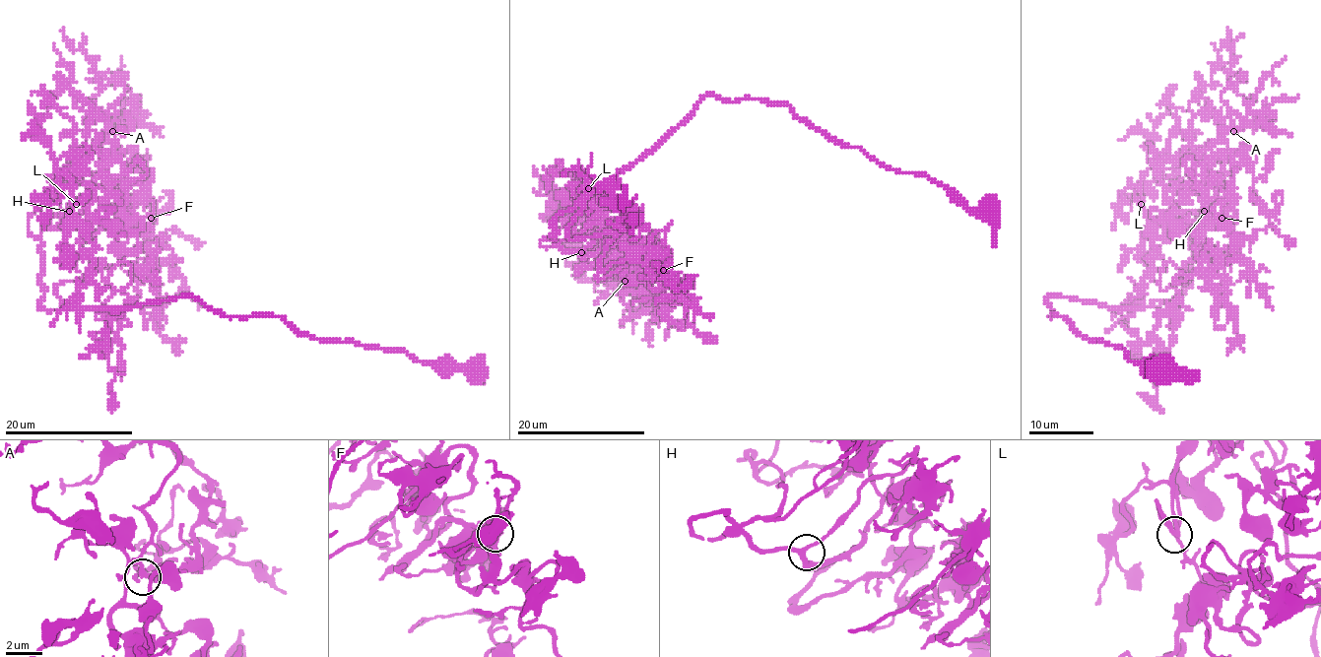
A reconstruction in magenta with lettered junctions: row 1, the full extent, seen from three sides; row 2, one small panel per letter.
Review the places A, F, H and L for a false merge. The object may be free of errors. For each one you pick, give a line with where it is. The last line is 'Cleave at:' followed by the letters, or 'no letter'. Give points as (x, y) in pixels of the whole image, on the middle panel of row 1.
Cleave at: no letter

